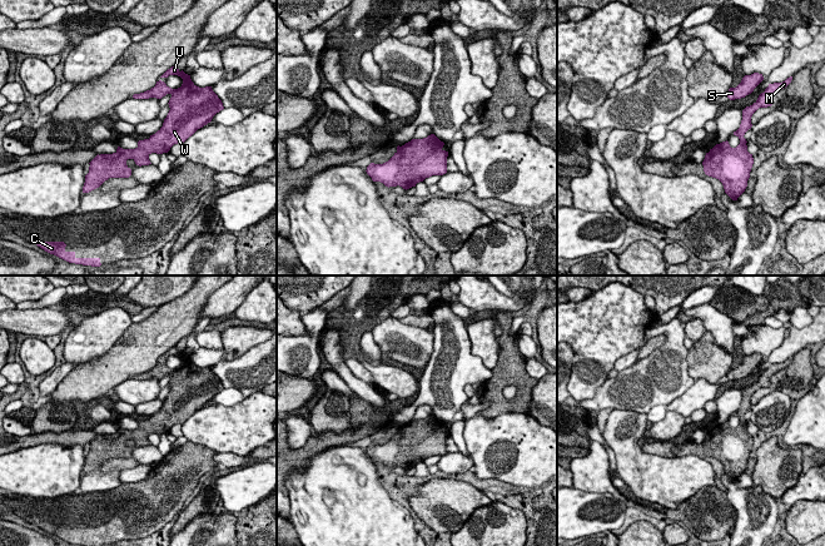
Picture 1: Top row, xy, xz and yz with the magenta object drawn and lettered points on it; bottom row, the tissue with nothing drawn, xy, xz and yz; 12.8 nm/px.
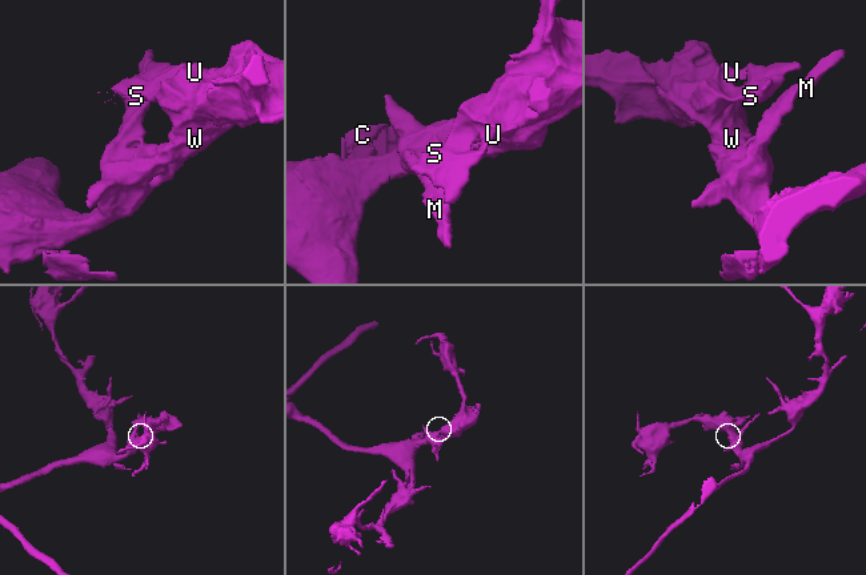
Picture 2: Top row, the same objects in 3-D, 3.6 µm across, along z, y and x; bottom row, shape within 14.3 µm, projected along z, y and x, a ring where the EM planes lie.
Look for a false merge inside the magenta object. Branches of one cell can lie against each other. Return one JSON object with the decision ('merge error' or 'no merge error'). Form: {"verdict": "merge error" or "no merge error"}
{"verdict": "no merge error"}

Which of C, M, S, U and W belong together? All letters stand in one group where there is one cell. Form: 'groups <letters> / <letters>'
groups C M S U W

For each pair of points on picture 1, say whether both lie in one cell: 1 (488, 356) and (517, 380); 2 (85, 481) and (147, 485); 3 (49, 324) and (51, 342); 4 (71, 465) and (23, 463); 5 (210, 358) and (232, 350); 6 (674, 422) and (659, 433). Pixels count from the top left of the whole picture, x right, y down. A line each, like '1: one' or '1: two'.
1: two
2: two
3: two
4: one
5: two
6: one

